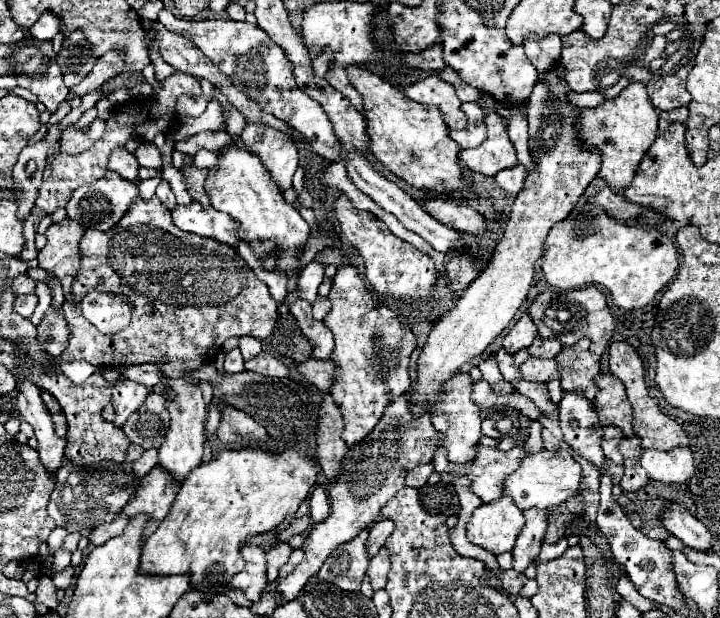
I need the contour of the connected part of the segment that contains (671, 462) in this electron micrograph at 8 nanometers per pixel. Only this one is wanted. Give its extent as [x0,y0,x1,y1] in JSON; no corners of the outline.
[641,448,693,482]

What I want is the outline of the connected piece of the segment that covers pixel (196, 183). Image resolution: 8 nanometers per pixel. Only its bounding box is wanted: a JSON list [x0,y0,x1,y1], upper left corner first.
[181,154,209,206]

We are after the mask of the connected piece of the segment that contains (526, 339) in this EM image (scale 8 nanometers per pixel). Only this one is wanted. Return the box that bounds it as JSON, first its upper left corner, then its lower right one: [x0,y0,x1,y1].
[503,314,537,354]

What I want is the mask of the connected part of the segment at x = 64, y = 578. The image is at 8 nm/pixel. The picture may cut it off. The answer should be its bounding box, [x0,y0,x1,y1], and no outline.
[51,566,75,590]

